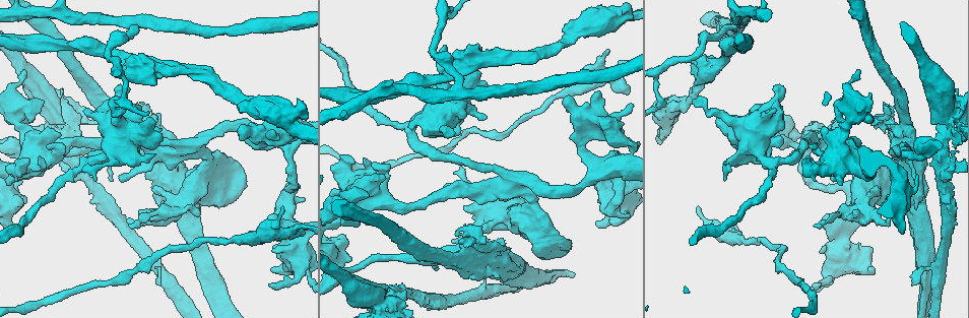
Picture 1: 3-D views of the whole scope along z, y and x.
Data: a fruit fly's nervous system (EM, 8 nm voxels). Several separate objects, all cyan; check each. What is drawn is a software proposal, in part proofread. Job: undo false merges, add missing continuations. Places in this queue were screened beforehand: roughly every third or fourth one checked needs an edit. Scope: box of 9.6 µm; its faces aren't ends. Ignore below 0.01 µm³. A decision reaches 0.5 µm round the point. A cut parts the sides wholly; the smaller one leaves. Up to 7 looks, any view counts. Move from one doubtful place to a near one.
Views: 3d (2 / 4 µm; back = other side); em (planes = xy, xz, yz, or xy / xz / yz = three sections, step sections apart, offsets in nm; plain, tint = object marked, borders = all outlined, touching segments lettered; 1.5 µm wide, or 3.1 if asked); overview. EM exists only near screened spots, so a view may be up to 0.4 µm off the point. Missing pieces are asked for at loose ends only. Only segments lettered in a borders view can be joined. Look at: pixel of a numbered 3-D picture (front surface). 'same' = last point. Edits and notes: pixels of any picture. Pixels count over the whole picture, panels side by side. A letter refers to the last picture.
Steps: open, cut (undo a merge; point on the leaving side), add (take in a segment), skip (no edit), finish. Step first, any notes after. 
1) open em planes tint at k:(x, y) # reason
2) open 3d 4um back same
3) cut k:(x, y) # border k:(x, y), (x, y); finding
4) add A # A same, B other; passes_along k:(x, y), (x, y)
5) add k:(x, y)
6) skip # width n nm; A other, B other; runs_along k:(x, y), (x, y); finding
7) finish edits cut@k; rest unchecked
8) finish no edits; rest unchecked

open em planes borders at 1:(628, 93) # stops while still wide

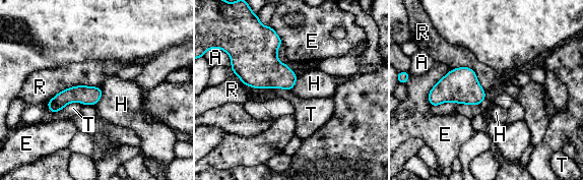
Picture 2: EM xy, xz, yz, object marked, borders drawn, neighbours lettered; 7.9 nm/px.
skip # A other, E other, H other, R other, T other; runs_along 2:(99, 91), (50, 105); no lettered segment goes on from it

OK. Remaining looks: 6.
open em planes borders at 1:(510, 181) # four-way junction

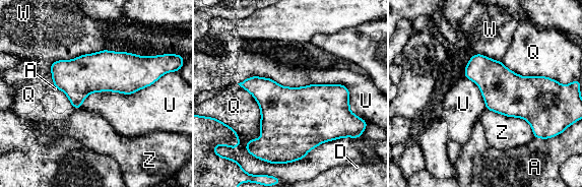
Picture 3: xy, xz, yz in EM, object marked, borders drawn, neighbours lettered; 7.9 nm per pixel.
skip # A other, D other, Q other, U other, W other, Z other; border 3:(486, 108), (522, 117), (534, 136); all the same neuron

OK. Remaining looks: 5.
open 3d 2um back at 1:(568, 240) # branch stops here

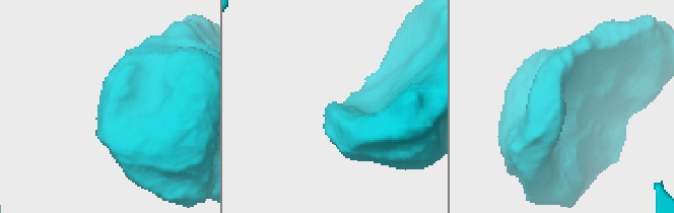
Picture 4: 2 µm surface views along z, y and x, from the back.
open em planes plain at 4:(108, 81) # now the EM

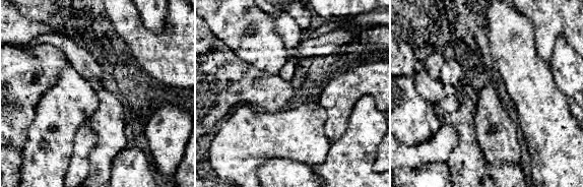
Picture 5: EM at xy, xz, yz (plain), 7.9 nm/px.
open em planes borders same

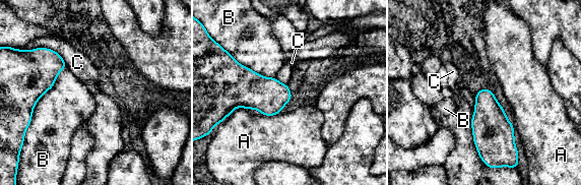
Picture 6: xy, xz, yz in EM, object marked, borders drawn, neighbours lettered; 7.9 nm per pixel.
skip # A other, B other, C other; no lettered segment goes on from it

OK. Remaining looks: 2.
finish no edits; rest unchecked

